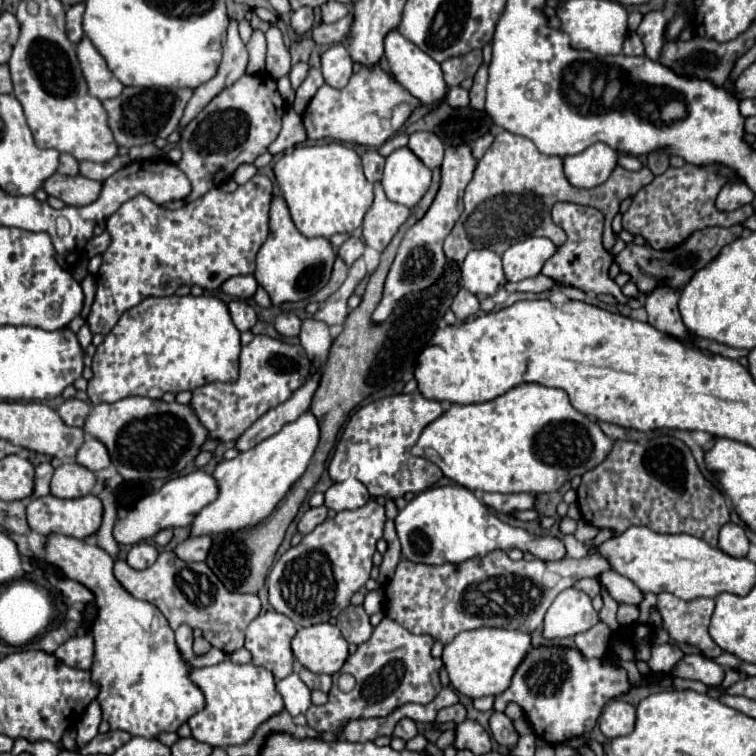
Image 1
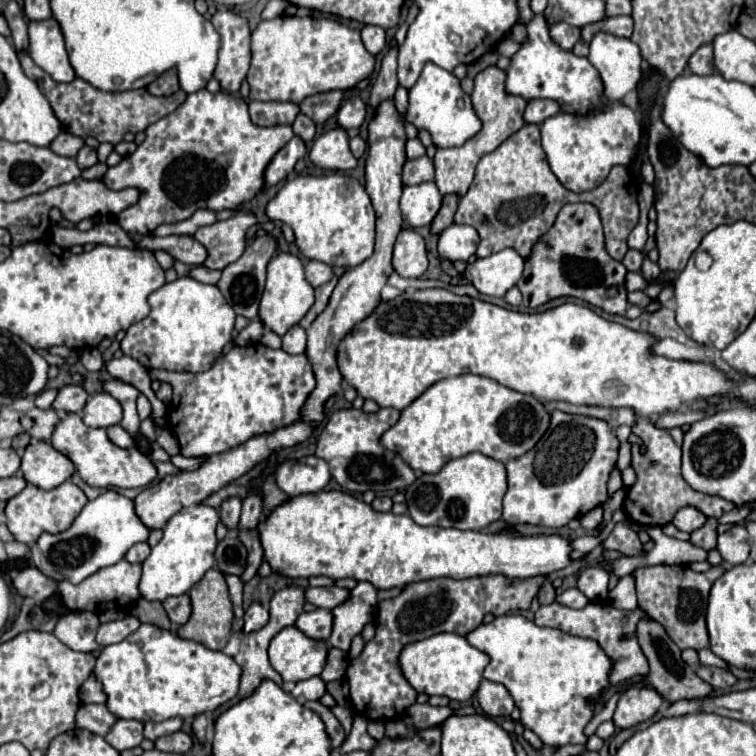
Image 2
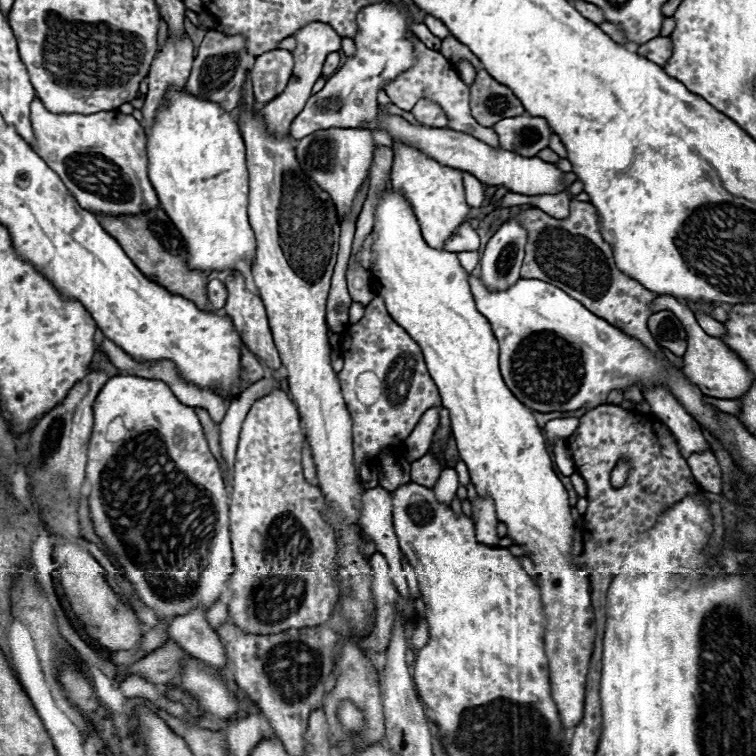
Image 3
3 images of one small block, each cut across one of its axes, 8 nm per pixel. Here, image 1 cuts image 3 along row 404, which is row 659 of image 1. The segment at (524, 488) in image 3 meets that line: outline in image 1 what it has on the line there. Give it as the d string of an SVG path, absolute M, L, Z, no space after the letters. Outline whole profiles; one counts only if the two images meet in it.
M476 628L460 632L448 646L444 646L442 662L450 674L450 684L460 694L468 698L498 696L510 686L510 680L530 646L530 634L526 632L506 628Z

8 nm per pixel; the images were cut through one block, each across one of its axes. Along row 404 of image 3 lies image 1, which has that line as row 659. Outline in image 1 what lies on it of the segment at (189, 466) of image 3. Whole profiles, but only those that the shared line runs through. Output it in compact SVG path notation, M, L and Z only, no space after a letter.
M48 534L44 540L44 558L46 562L58 566L68 578L78 580L80 584L90 588L96 596L98 616L92 628L96 654L94 654L90 674L92 674L92 684L98 688L96 702L102 708L102 718L110 724L110 730L124 730L130 736L156 738L160 732L176 732L184 722L188 722L190 716L194 716L196 712L204 708L204 694L190 680L192 668L182 658L174 640L174 630L170 628L168 620L154 604L138 600L124 590L124 586L112 574L114 560L110 554L106 554L96 544L90 544L72 536Z

